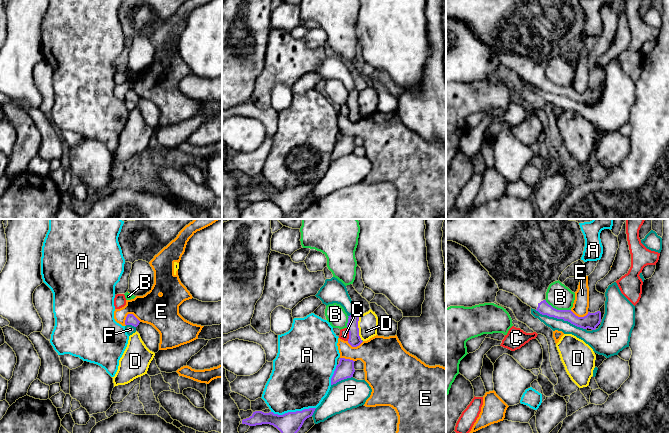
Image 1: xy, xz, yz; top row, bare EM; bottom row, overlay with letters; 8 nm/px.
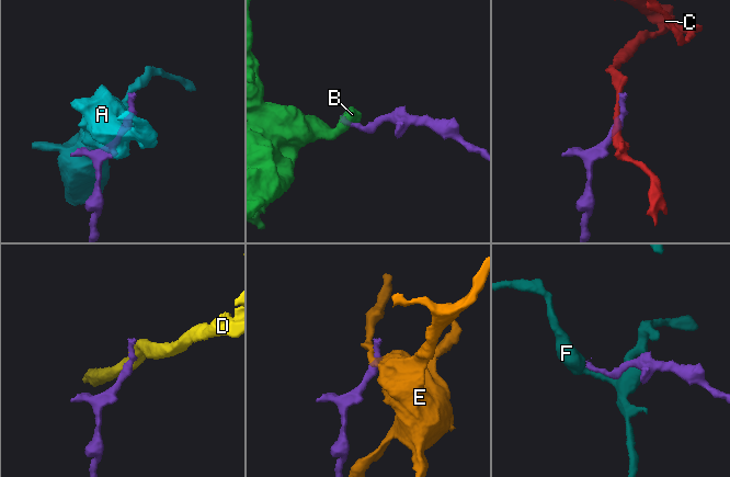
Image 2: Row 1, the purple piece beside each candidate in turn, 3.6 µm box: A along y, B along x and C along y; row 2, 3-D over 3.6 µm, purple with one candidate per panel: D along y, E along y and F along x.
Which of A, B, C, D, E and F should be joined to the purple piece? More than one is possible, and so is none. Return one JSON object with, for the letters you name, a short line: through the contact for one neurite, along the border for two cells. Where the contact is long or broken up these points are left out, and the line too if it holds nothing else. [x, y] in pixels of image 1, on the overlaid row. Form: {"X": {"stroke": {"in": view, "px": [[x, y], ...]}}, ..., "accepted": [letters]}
{"accepted": []}

